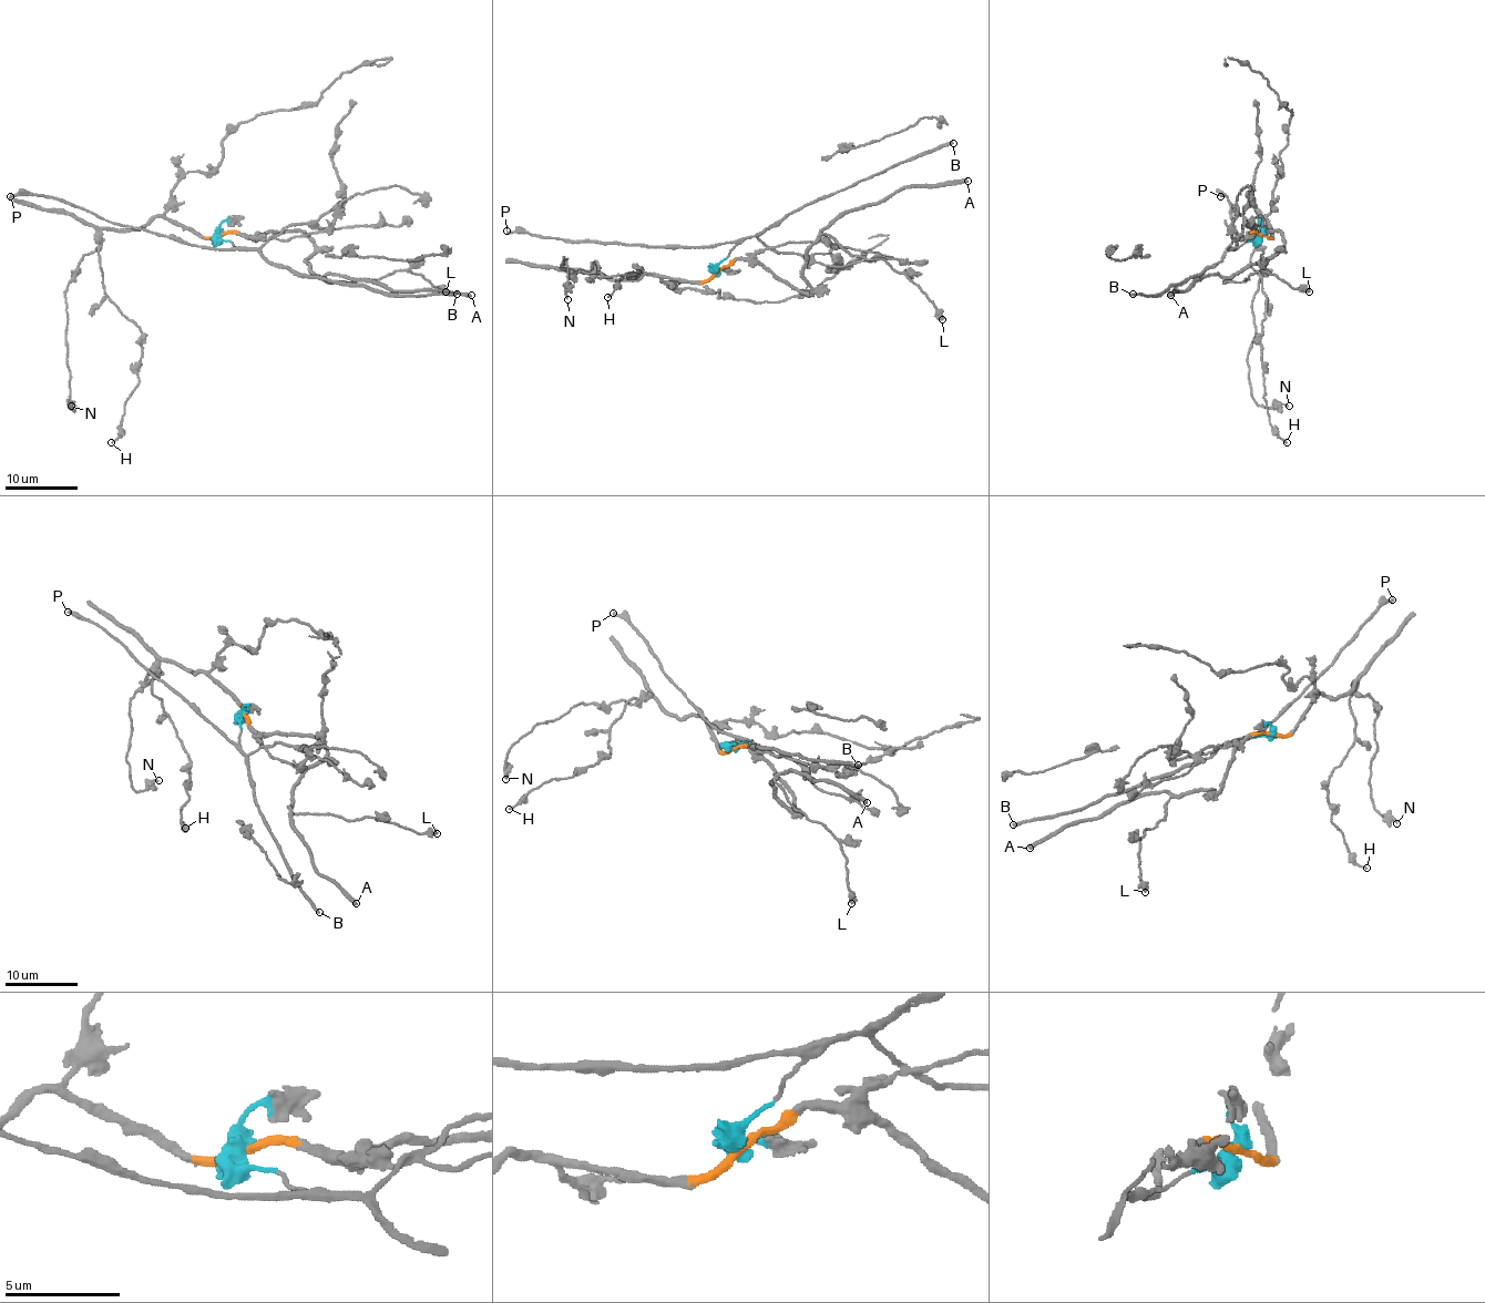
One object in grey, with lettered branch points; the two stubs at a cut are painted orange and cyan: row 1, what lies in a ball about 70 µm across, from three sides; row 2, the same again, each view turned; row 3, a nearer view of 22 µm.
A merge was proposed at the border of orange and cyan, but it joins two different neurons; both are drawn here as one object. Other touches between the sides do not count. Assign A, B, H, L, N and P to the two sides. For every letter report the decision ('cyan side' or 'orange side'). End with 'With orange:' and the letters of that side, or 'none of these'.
A: orange side
B: cyan side
H: orange side
L: orange side
N: orange side
P: cyan side
With orange: A, H, L, N

